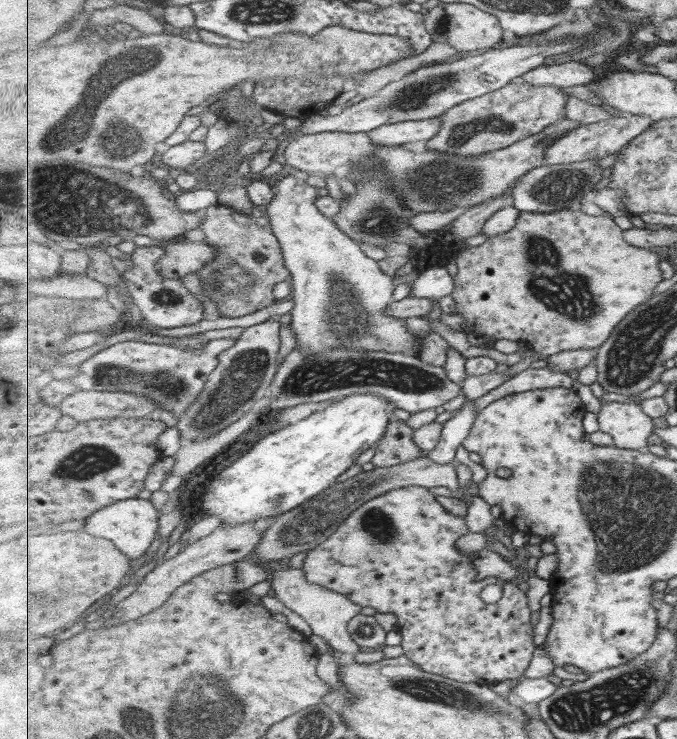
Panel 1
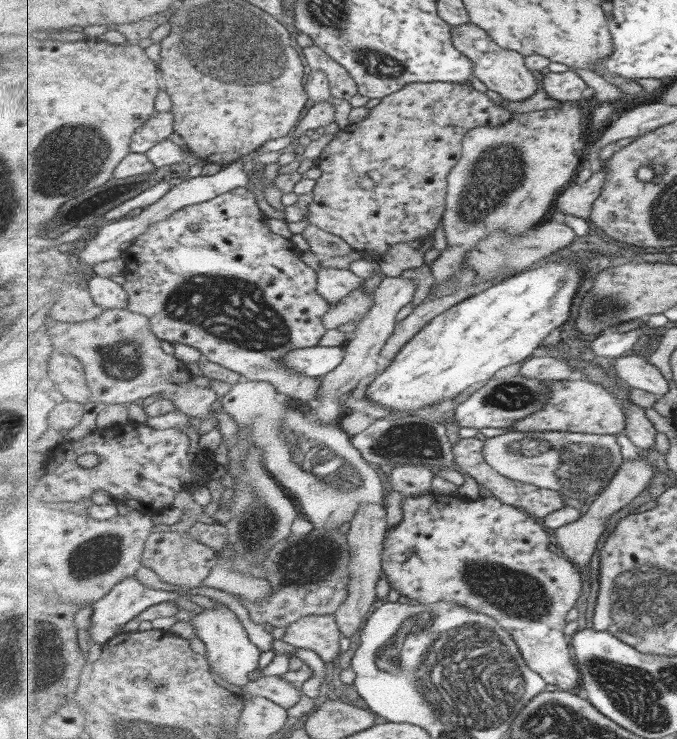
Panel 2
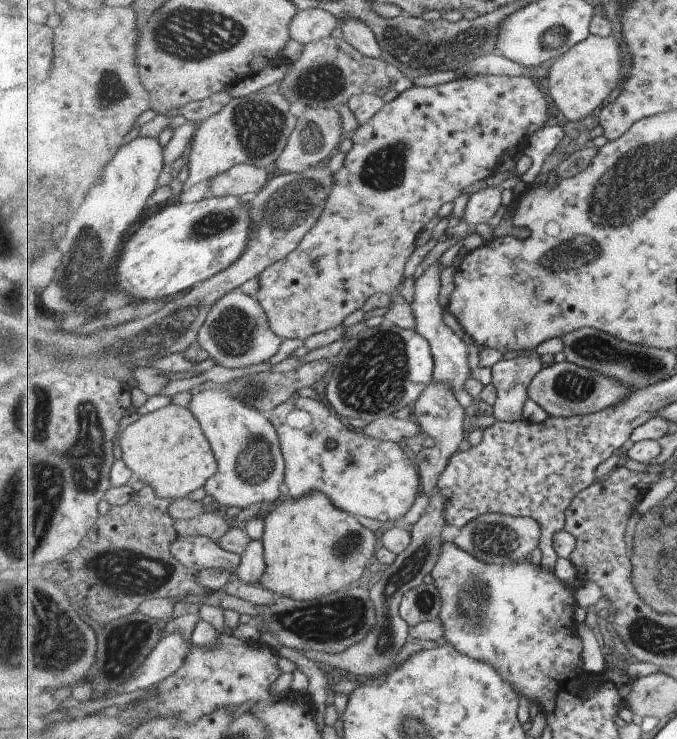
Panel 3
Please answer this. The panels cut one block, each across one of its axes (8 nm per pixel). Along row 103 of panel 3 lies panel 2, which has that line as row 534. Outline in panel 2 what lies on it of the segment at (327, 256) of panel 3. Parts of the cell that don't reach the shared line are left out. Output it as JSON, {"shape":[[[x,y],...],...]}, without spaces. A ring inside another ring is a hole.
{"shape":[[[431,492],[425,494],[425,496],[404,498],[401,507],[405,511],[403,520],[397,526],[387,530],[383,542],[384,558],[382,559],[382,569],[385,576],[387,576],[390,588],[395,588],[400,595],[404,595],[409,600],[415,599],[421,604],[435,605],[445,601],[454,605],[455,602],[458,605],[469,606],[469,609],[481,611],[481,613],[497,618],[497,621],[501,623],[501,628],[509,630],[515,642],[519,644],[521,654],[523,654],[525,661],[528,662],[529,667],[541,674],[547,683],[555,684],[555,686],[563,690],[578,688],[579,684],[581,684],[581,669],[577,667],[576,659],[573,659],[569,637],[565,635],[565,623],[567,622],[565,616],[567,616],[567,612],[571,608],[579,607],[579,604],[583,601],[583,596],[581,596],[583,594],[583,580],[579,576],[577,566],[572,561],[569,561],[567,557],[565,559],[561,558],[561,553],[556,548],[551,547],[551,538],[549,538],[543,523],[537,520],[536,517],[529,515],[525,510],[505,504],[501,502],[501,499],[488,494],[472,501],[458,494],[441,495],[437,492]]]}

